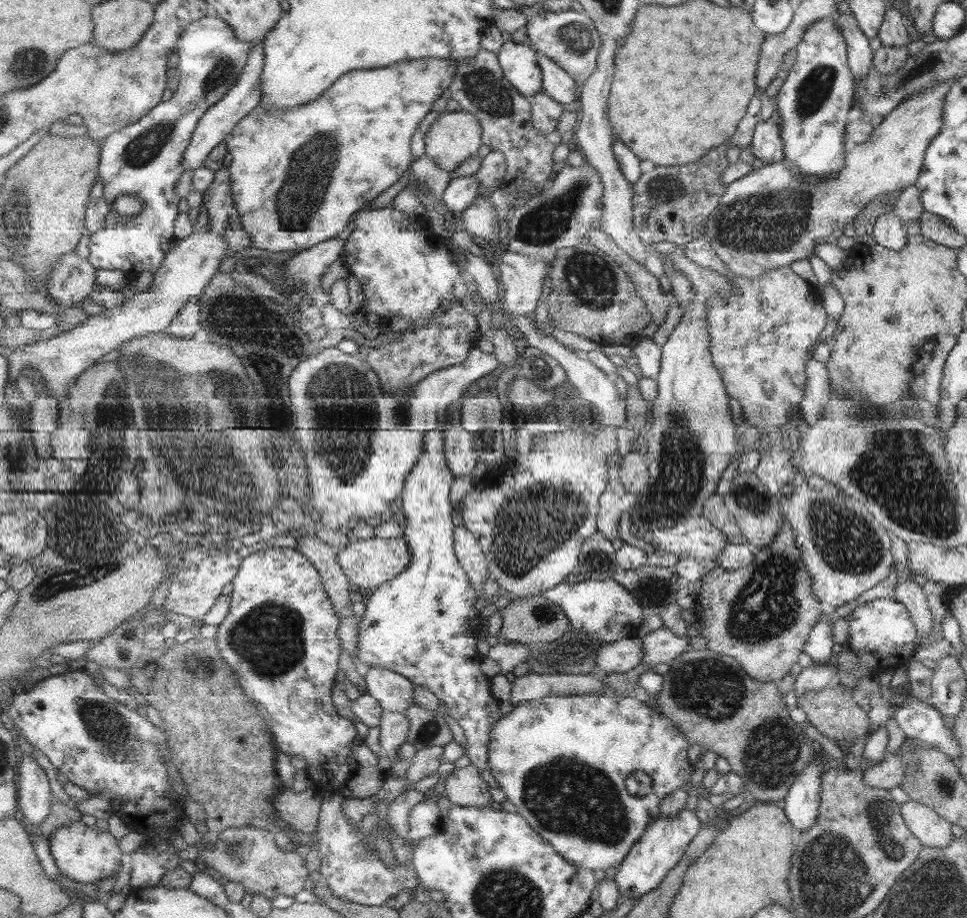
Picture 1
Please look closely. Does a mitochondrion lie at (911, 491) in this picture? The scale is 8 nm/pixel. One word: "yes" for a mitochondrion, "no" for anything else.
yes

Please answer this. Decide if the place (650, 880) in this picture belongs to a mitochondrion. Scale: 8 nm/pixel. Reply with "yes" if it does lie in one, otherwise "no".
no

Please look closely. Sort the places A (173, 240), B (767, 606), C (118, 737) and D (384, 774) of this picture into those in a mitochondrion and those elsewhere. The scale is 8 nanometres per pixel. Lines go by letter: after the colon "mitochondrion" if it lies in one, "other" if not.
A: other
B: mitochondrion
C: mitochondrion
D: other

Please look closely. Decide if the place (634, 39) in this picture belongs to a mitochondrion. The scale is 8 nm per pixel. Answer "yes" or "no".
no

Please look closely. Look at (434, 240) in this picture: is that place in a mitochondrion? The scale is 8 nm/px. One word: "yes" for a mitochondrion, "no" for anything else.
no

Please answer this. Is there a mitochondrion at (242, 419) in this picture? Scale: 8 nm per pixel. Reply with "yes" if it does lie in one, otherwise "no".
no

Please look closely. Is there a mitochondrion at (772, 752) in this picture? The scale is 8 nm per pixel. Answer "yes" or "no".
yes

